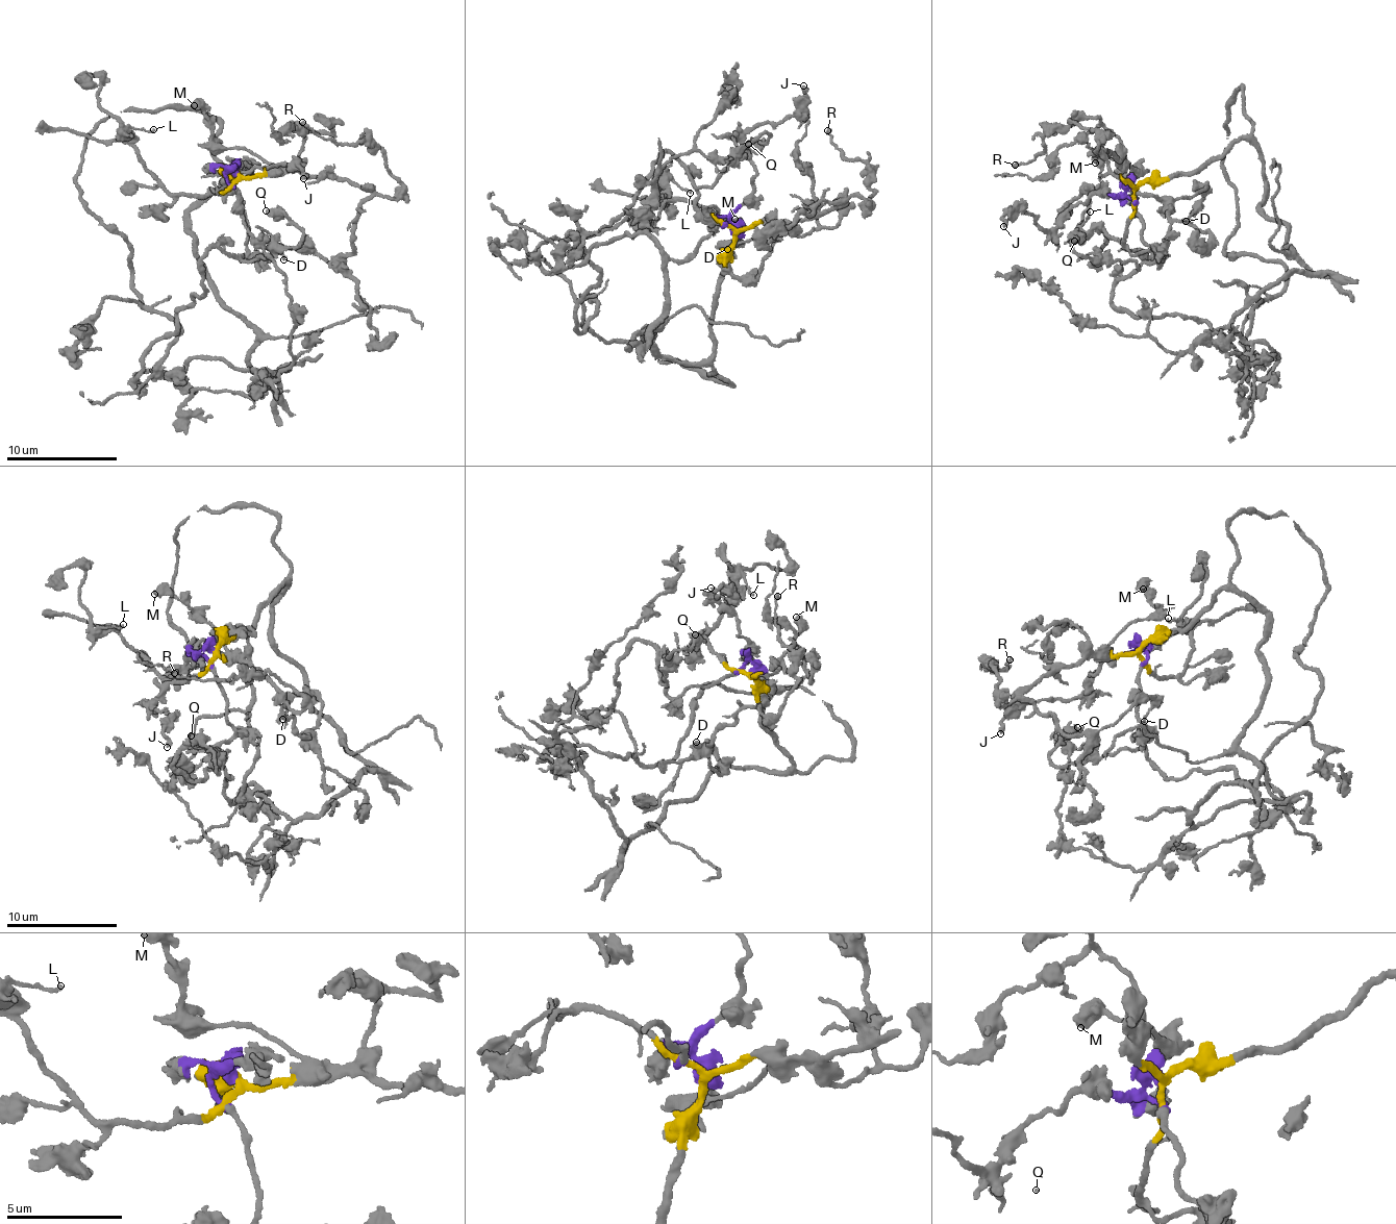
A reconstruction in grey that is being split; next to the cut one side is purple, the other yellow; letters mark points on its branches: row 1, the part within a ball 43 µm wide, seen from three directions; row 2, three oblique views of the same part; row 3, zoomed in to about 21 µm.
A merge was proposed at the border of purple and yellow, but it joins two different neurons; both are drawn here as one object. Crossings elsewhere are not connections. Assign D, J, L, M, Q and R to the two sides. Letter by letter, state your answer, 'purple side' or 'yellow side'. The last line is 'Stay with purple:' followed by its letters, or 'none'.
D: yellow side
J: purple side
L: yellow side
M: yellow side
Q: purple side
R: yellow side
Stay with purple: J, Q

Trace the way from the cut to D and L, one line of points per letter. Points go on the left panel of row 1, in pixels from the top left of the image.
D: (234, 175), (332, 172), (366, 193), (354, 248), (333, 261), (288, 249), (283, 259)
L: (234, 175), (238, 181), (214, 195), (173, 196), (144, 166), (130, 136), (135, 129), (154, 129)

